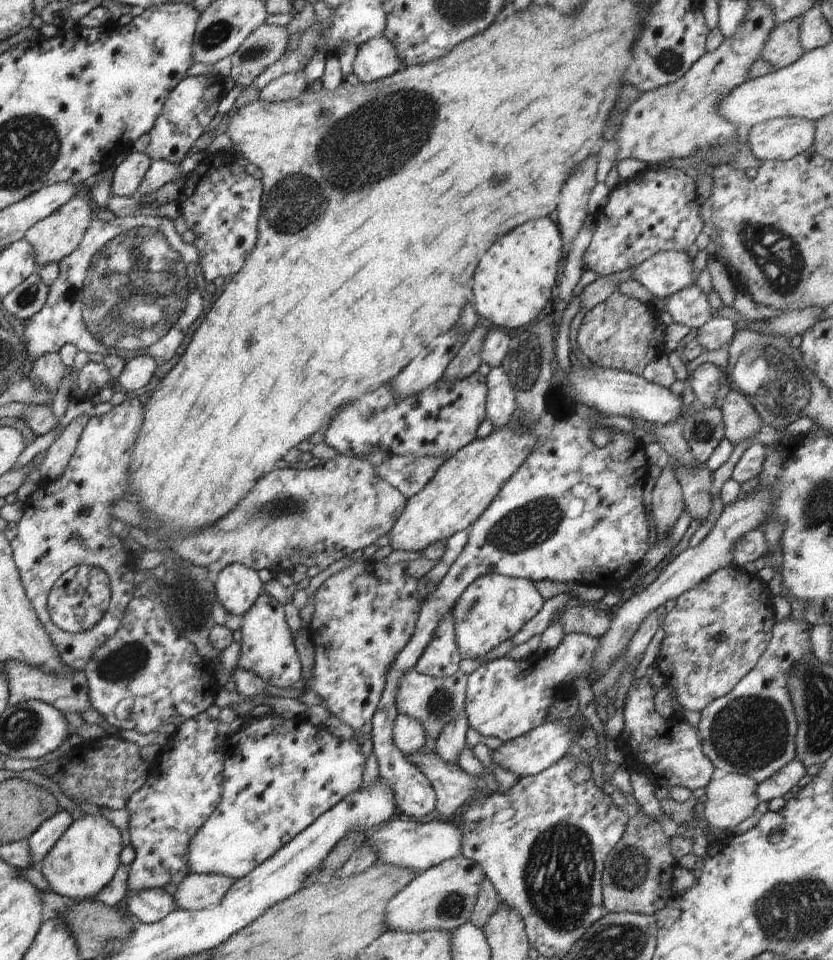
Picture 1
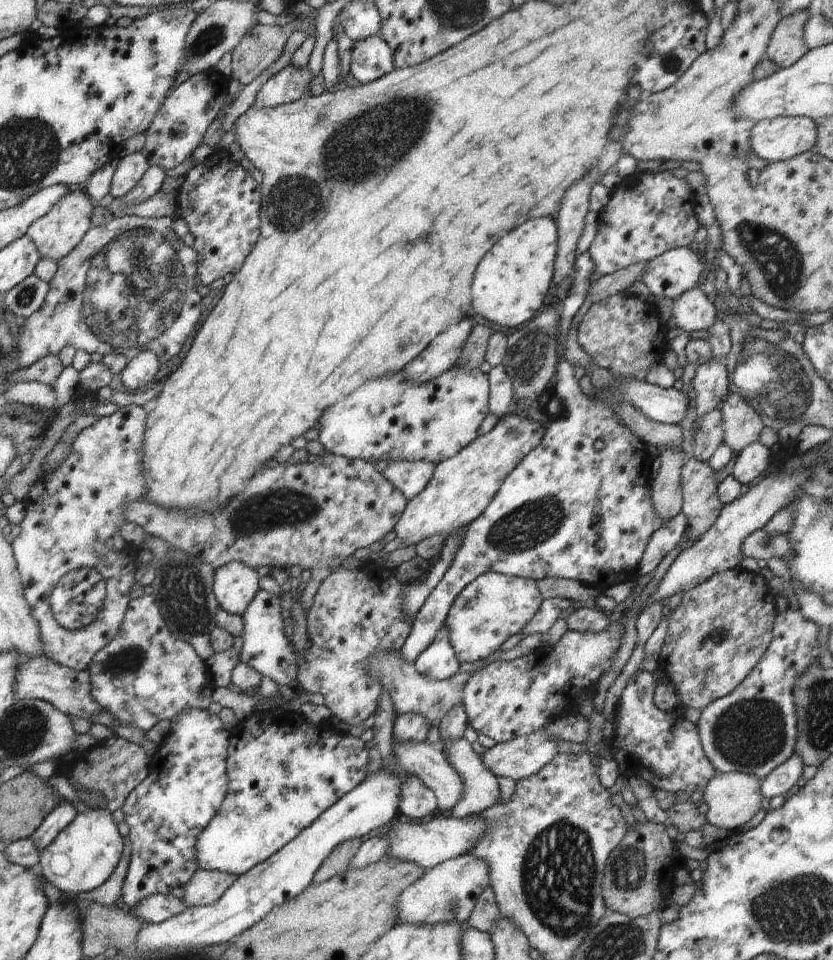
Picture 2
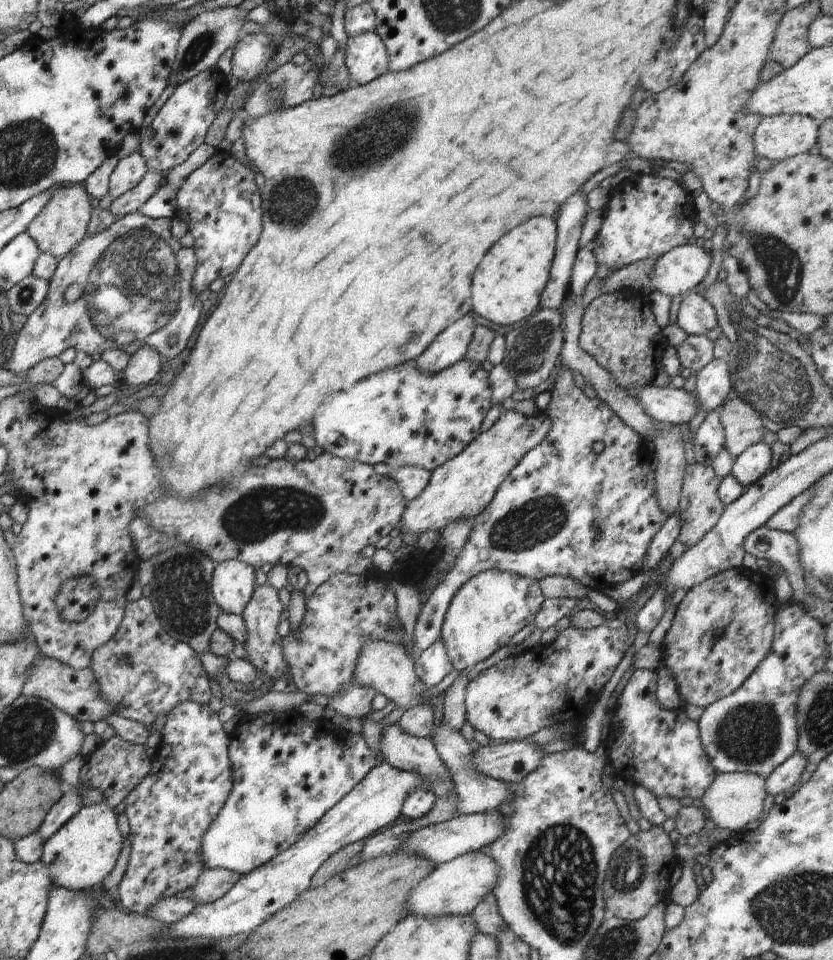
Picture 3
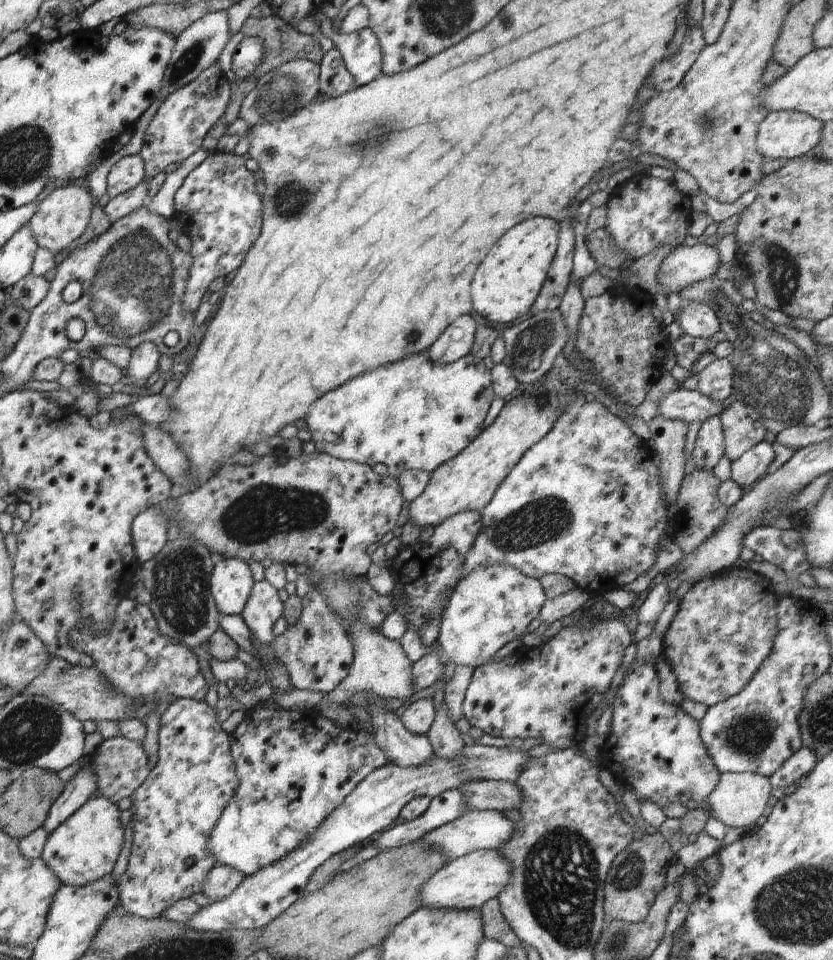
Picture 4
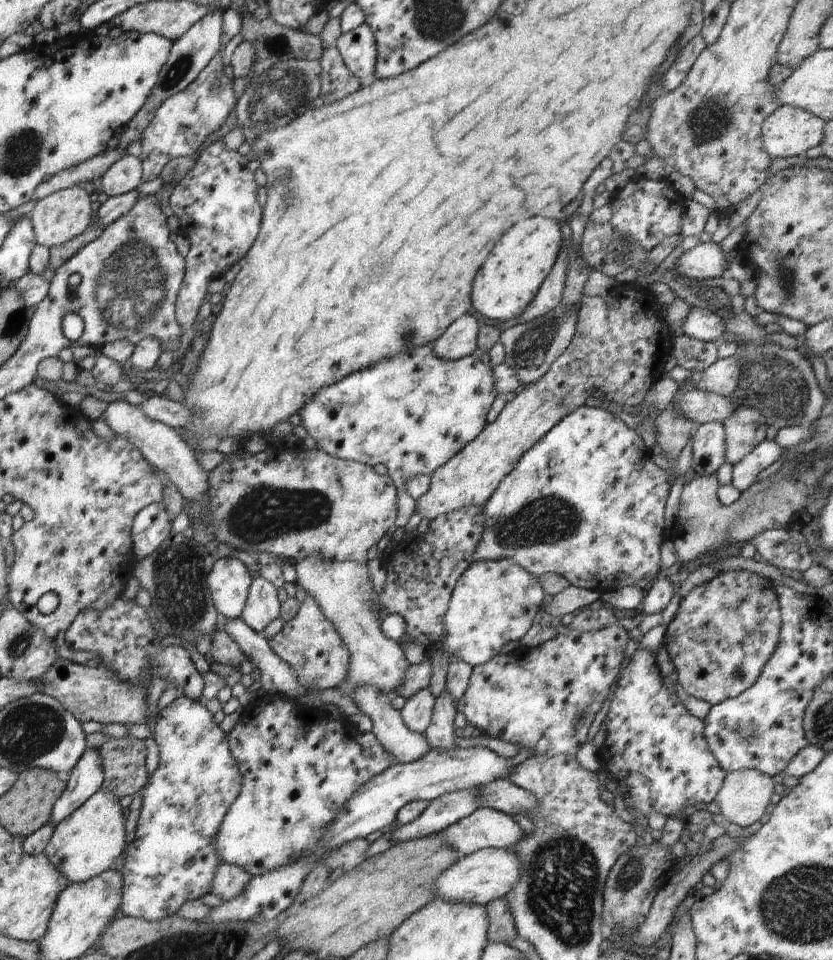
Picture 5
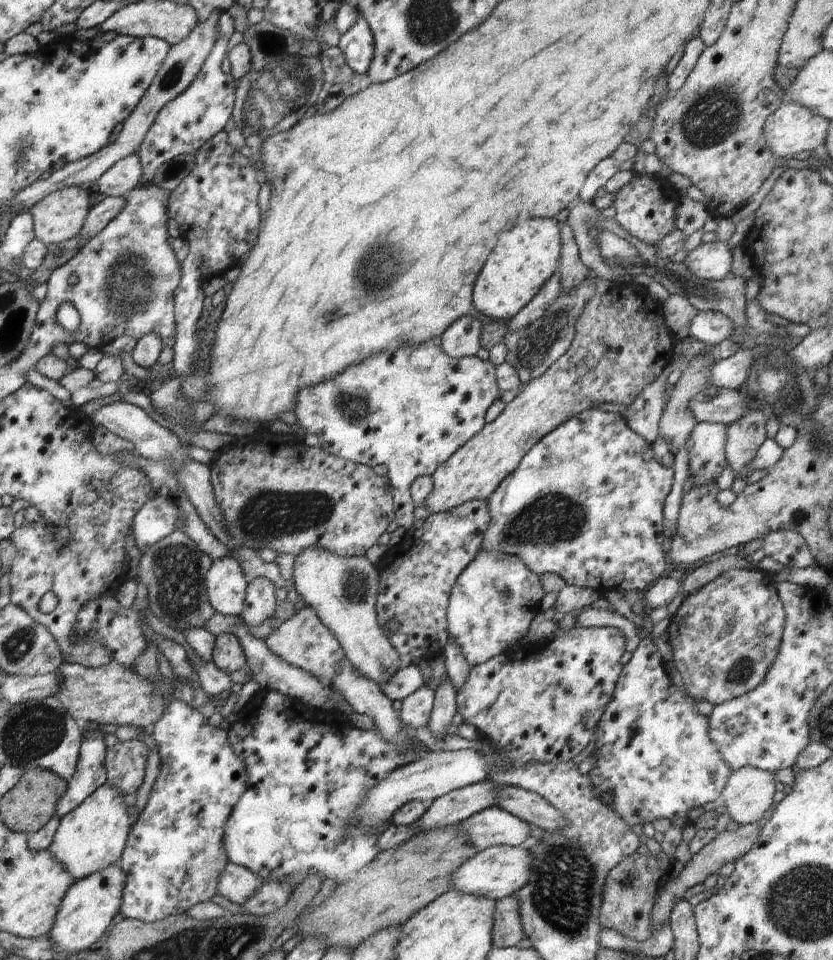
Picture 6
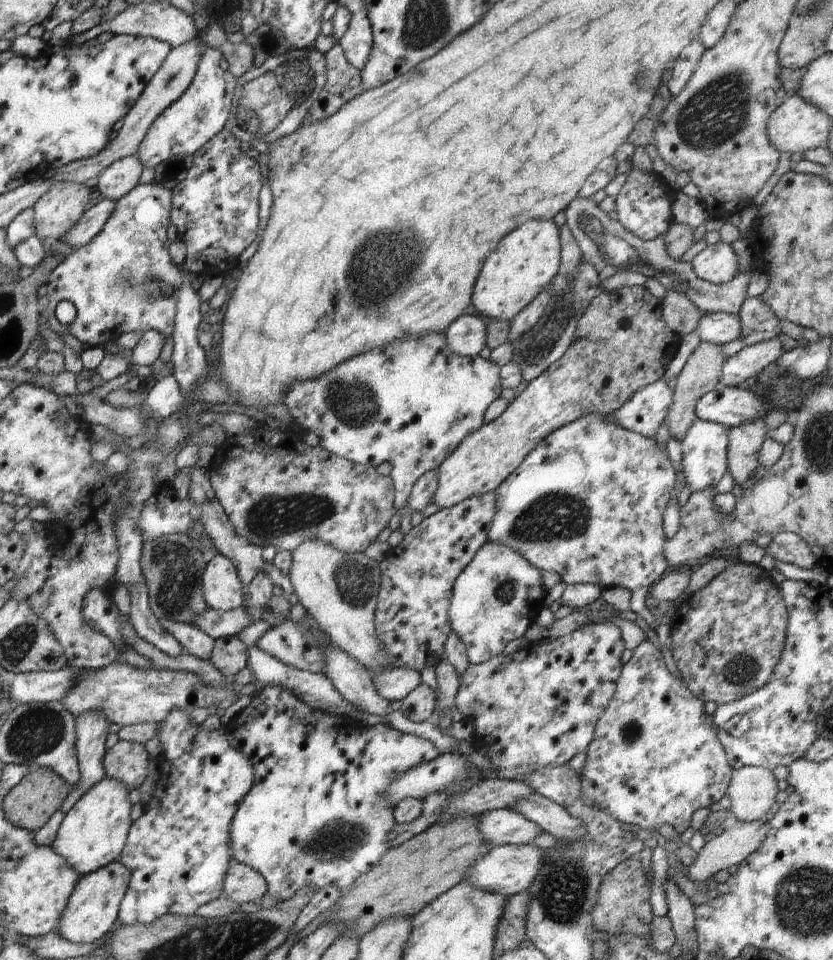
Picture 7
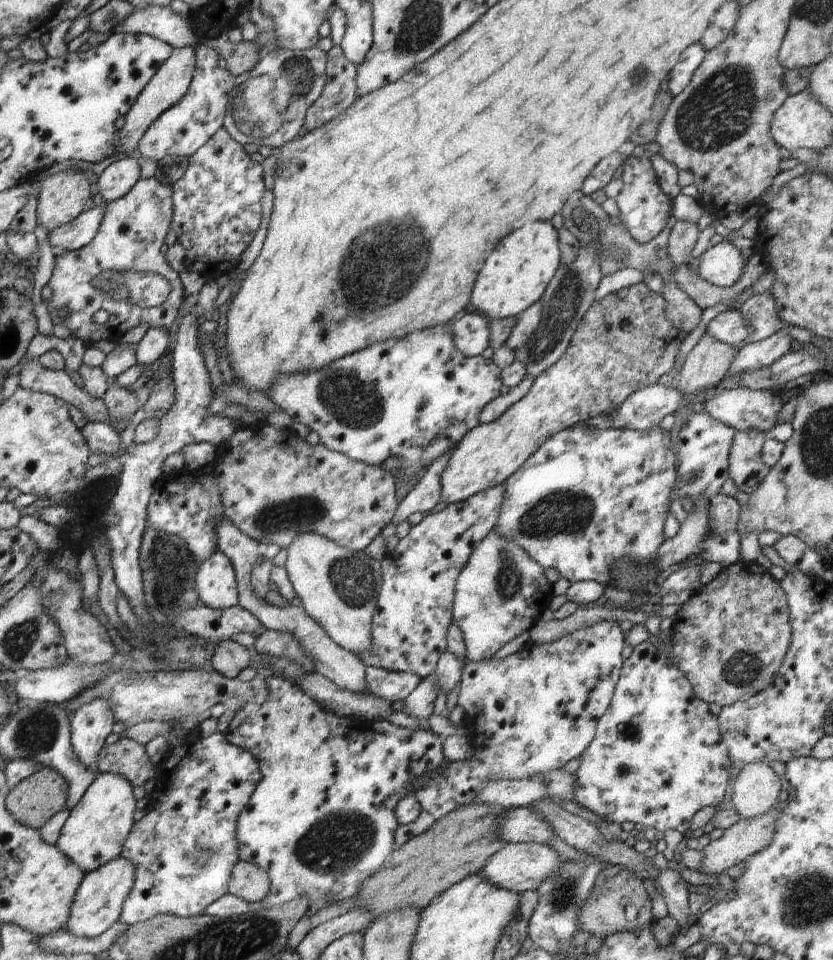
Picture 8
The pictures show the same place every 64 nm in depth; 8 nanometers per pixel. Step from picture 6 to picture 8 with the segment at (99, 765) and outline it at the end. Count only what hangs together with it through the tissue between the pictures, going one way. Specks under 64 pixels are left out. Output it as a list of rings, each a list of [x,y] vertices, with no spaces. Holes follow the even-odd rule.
[[[92,700],[70,716],[70,736],[74,752],[92,774],[98,776],[96,760],[105,745],[106,736],[112,732],[114,714],[108,700]]]

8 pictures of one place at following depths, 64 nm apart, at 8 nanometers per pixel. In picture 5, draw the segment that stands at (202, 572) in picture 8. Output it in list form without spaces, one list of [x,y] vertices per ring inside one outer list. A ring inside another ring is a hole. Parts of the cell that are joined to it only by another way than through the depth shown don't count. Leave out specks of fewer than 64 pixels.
[[[224,557],[216,559],[206,576],[217,613],[228,619],[241,616],[253,577],[242,561]]]

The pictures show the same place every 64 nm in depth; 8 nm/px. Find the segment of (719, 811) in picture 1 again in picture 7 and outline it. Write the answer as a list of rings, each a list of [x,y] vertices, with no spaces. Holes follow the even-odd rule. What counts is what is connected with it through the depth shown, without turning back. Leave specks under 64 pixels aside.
[[[744,766],[736,769],[727,790],[732,815],[744,822],[769,817],[777,806],[778,781],[768,768]]]

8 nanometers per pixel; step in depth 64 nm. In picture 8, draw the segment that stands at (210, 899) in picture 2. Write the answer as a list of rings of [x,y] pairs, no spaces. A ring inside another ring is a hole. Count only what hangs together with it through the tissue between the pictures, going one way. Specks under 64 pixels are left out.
[[[240,861],[232,870],[228,893],[246,902],[260,902],[268,896],[270,887],[270,878],[262,868],[258,868],[256,864]]]

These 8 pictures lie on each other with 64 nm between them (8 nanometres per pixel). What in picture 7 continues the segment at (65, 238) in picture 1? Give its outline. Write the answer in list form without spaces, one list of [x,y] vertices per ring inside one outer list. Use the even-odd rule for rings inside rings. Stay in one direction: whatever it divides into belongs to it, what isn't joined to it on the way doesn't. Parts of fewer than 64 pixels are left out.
[[[54,182],[48,192],[36,201],[34,224],[42,240],[58,241],[81,220],[92,189],[80,182]]]

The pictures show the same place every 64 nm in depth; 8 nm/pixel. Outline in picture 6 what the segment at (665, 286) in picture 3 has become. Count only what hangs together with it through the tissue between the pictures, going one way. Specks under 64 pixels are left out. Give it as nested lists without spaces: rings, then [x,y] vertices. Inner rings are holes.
[[[718,240],[703,243],[690,251],[683,264],[700,279],[724,280],[732,272],[732,251]]]

